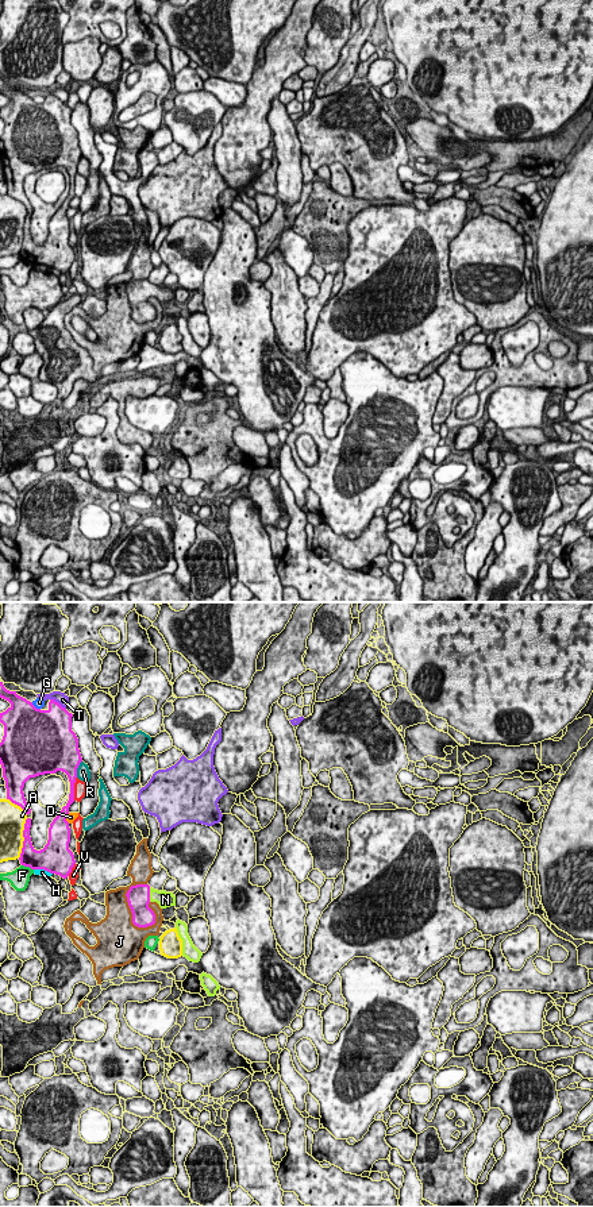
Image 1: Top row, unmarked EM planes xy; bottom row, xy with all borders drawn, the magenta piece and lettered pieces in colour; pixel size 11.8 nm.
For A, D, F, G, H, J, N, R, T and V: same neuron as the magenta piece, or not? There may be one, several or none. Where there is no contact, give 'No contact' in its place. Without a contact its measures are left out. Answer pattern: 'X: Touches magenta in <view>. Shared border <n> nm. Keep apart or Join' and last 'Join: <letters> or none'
A: Touches magenta in xy. Shared border 500 nm. Keep apart
D: Touches magenta in xy. Shared border 130 nm. Keep apart
F: Touches magenta in xy. Shared border 160 nm. Keep apart
G: Touches magenta in xy. Shared border 140 nm. Keep apart
H: Touches magenta in xy. Shared border 240 nm. Keep apart
J: Touches magenta in xy. Shared border 550 nm. Keep apart
N: Touches magenta in xy. Shared border 180 nm. Join
R: Touches magenta in xy. Shared border 220 nm. Keep apart
T: Touches magenta in xy. Shared border 240 nm. Keep apart
V: Touches magenta in xy. Shared border 280 nm. Keep apart
Join: N

